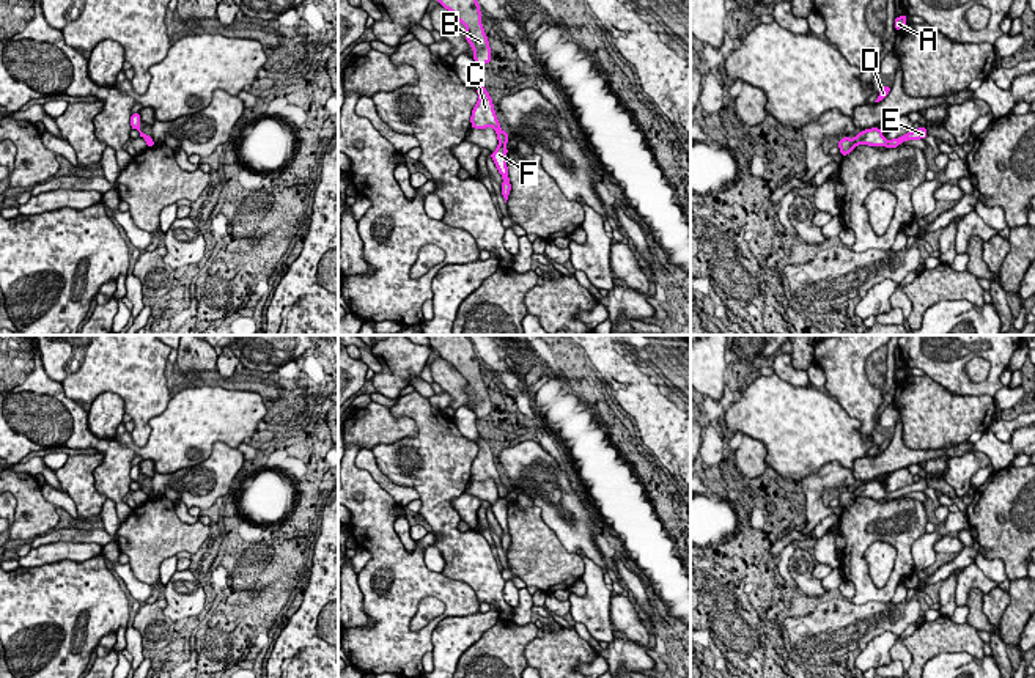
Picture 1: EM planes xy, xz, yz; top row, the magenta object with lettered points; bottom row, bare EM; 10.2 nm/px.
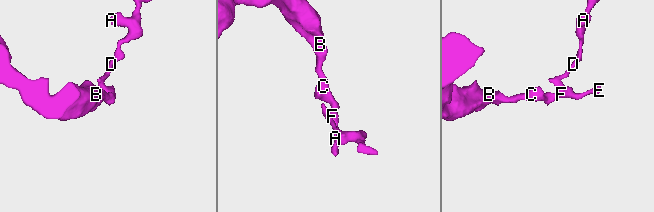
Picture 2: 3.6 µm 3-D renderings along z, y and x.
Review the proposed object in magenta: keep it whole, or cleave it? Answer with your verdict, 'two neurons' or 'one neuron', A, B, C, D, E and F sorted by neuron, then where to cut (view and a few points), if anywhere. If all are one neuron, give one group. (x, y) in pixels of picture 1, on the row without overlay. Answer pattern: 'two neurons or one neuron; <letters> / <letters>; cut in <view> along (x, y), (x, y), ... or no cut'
two neurons; A D E F / B C; cut in xz along (499, 496), (504, 499)

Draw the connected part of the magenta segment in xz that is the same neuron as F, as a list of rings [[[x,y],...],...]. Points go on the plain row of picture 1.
[[[500,497],[497,499],[497,502],[494,505],[491,505],[491,510],[503,530],[502,547],[505,551],[505,555],[506,555],[510,543],[511,543],[511,536],[508,532],[508,521],[506,521],[506,505],[508,505],[508,502]]]

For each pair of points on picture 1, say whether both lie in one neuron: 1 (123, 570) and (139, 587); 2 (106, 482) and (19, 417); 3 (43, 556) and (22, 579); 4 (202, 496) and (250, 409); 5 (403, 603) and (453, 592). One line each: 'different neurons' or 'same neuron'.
1: same neuron
2: same neuron
3: different neurons
4: different neurons
5: same neuron

